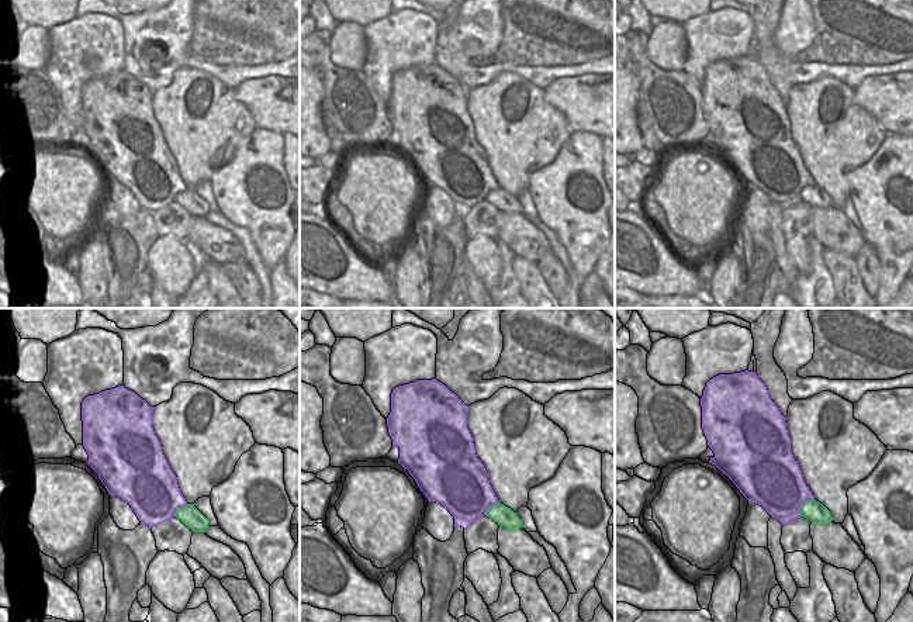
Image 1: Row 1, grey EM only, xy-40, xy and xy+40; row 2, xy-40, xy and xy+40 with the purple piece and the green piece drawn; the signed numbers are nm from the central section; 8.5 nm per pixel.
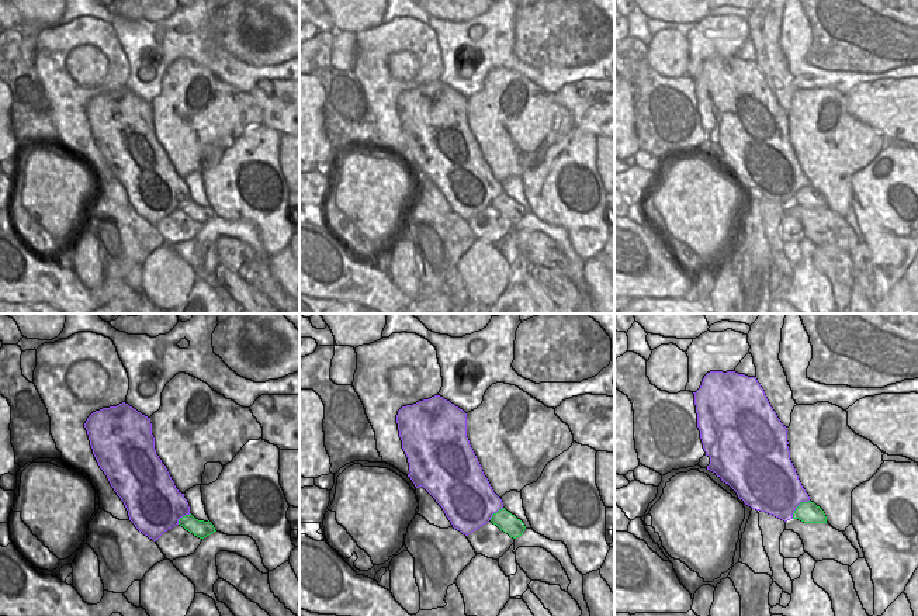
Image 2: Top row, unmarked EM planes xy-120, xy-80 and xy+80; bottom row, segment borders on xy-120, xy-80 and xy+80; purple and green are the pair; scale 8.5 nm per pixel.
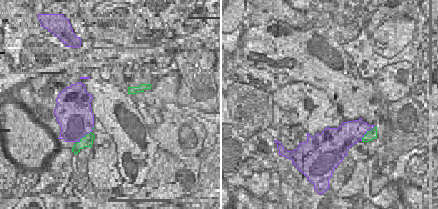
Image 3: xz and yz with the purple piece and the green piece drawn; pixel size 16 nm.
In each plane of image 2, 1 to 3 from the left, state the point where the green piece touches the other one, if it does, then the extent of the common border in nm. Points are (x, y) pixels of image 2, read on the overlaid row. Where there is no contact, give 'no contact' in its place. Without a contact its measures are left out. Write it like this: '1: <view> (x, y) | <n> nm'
1: xy-120 (182, 516) | 150 nm
2: xy-80 (495, 512) | 160 nm
3: xy+80 (797, 505) | 220 nm

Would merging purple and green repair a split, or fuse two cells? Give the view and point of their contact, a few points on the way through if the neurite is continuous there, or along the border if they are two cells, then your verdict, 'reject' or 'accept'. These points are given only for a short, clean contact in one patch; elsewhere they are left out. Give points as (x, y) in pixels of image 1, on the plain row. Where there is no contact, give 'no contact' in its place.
contact xy+40 (802, 187); reject

